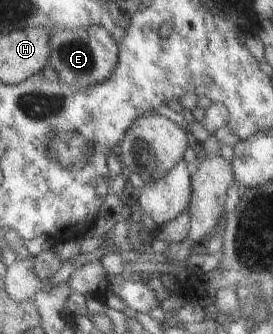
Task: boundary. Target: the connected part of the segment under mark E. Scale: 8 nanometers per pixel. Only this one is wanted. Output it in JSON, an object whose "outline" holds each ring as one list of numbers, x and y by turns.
{"outline":[[91,25,86,29,56,30,48,38,47,64,54,67,58,81,83,90,103,82,116,67,118,48,114,40,101,25]]}

